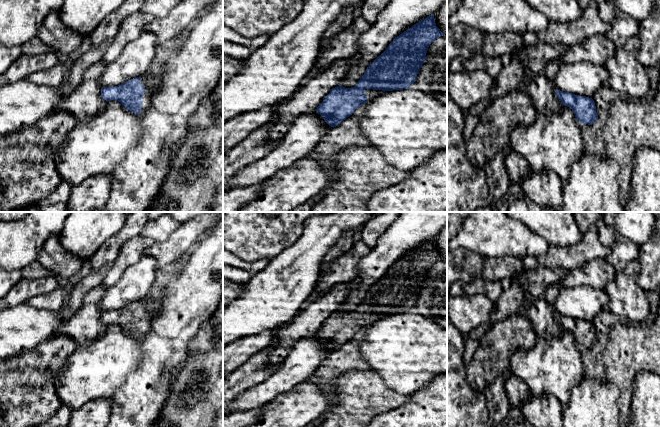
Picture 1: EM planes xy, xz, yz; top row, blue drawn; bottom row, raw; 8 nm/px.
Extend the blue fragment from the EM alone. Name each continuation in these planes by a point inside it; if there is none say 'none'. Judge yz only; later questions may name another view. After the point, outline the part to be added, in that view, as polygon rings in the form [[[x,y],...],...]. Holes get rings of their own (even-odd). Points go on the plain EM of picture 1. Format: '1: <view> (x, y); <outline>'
none

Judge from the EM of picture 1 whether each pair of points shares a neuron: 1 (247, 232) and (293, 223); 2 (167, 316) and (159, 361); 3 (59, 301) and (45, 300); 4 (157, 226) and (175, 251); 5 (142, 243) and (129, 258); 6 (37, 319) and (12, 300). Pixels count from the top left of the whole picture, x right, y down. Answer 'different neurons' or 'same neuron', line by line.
1: same neuron
2: same neuron
3: same neuron
4: different neurons
5: same neuron
6: different neurons

